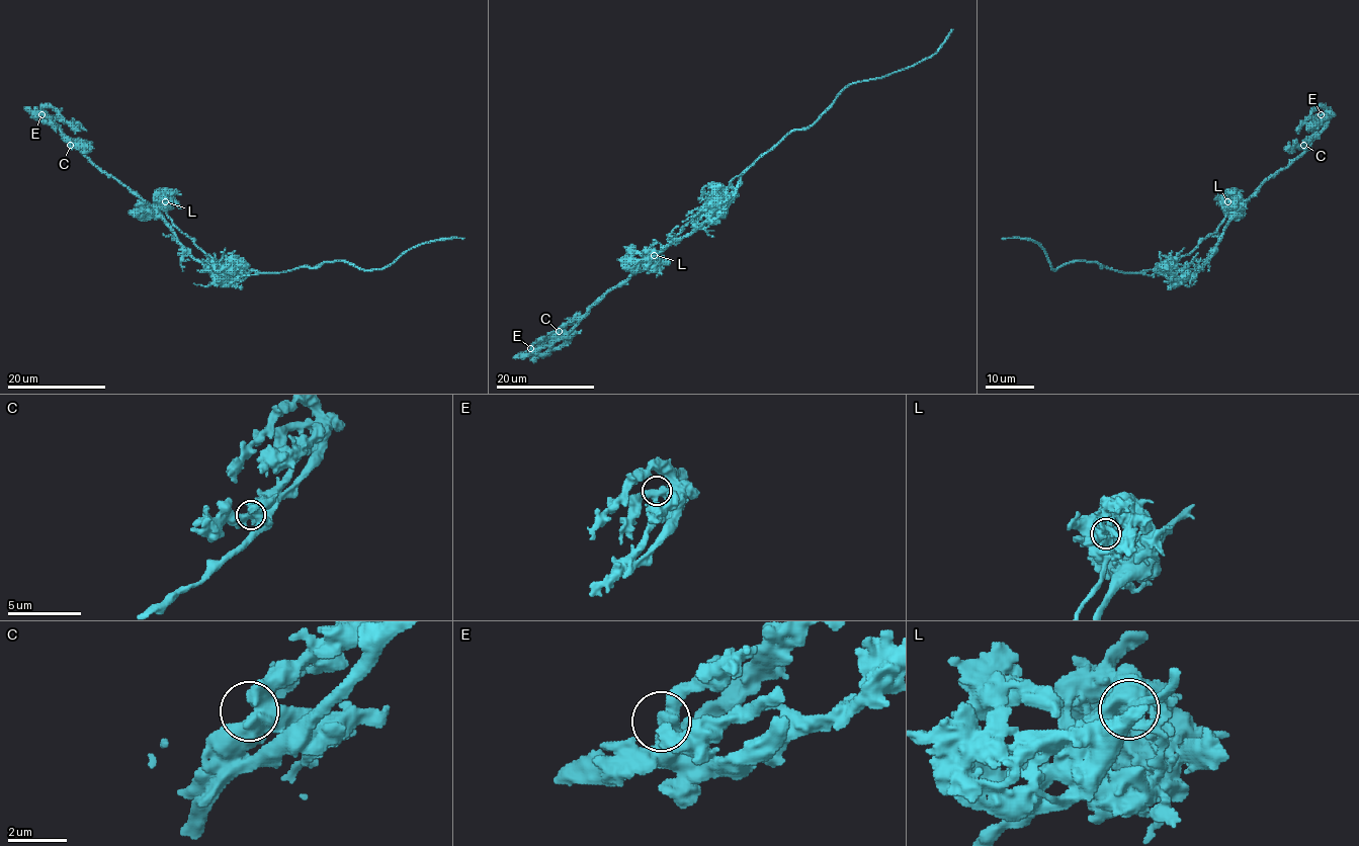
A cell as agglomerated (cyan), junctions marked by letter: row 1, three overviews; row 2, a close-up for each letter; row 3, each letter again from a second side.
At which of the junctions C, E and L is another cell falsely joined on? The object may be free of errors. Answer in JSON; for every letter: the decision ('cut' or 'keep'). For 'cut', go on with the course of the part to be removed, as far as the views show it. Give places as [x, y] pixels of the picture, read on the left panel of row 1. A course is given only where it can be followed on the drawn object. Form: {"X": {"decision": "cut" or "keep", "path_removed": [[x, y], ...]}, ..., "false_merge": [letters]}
{"C": {"decision": "keep"}, "E": {"decision": "keep"}, "L": {"decision": "cut", "path_removed": [[165, 201], [172, 223], [227, 280], [252, 270], [284, 272], [323, 262], [385, 268], [426, 243], [464, 238]]}, "false_merge": ["L"]}

